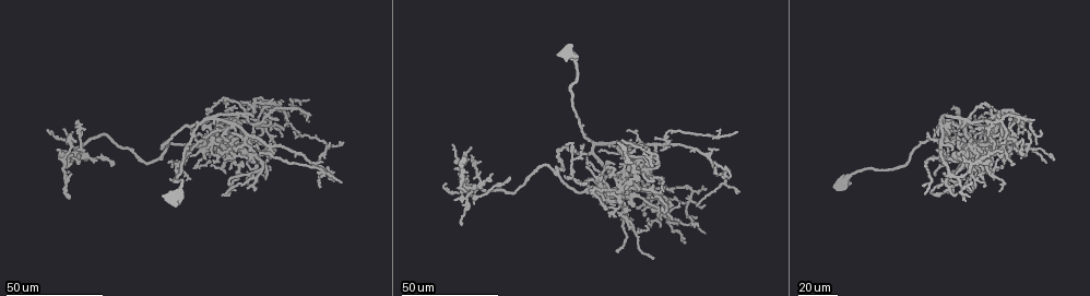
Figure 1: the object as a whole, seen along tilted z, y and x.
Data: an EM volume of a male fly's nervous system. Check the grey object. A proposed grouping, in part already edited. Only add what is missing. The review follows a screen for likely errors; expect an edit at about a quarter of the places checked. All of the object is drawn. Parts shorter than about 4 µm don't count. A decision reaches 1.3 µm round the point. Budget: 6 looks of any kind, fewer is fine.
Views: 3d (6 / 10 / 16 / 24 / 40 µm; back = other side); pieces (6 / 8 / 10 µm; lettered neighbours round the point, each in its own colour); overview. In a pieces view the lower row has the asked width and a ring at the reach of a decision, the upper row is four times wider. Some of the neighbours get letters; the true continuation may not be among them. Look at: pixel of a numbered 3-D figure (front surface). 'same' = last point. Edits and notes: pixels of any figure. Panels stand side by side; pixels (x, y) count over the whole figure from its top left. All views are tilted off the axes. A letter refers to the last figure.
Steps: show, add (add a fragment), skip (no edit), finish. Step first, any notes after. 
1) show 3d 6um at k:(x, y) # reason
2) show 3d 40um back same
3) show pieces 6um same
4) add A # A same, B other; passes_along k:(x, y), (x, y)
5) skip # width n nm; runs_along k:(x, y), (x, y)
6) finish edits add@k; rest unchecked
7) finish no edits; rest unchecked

show 3d 40um at 1:(639, 206) # tapers out

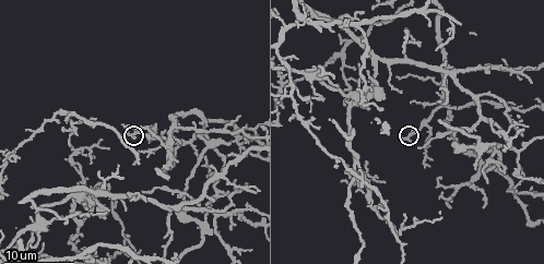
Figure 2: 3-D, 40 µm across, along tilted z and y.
show pieces 10um at 2:(400, 135)

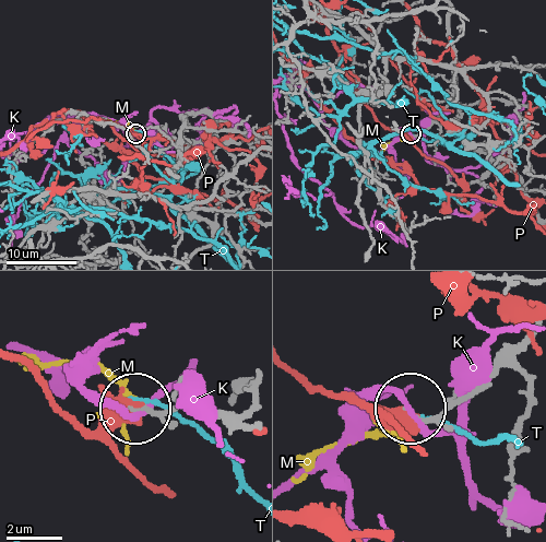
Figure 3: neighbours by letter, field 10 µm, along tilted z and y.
add M # width 180 nm; K other, M same, P other, T other; passes_along 3:(486, 377), (413, 428), (333, 443), (293, 482); the neuron continues

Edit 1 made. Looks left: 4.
show 3d 24um at 1:(217, 150) # tapers out

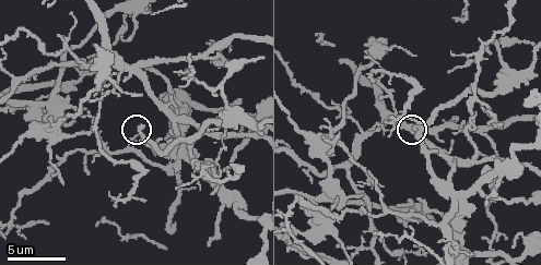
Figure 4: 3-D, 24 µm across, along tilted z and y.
show pieces 10um at 4:(141, 126)

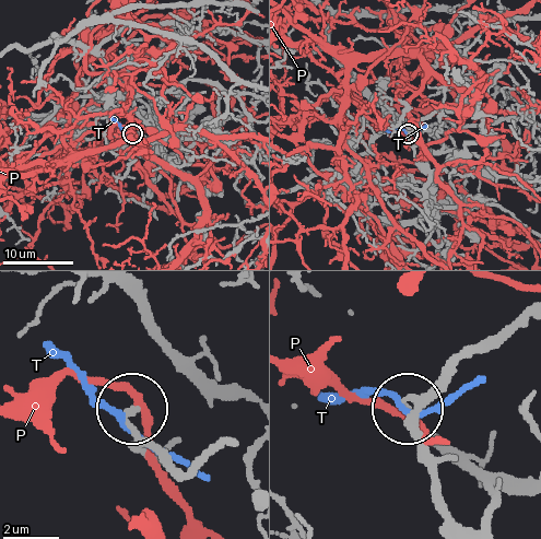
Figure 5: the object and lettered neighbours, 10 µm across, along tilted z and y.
skip # P other, T other; no lettered fragment goes on from it

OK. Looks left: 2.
show 3d 24um at 1:(950, 121) # branch stops here

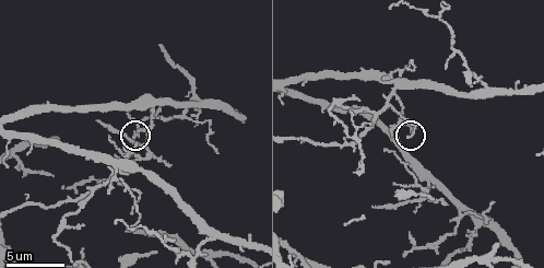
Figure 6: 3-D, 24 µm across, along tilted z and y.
show pieces 6um at 6:(134, 144)

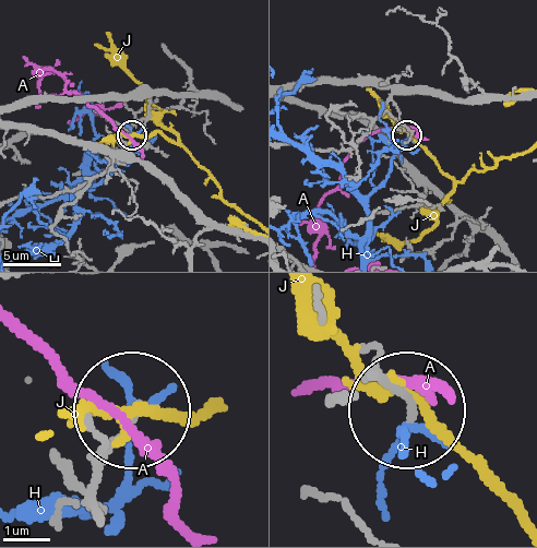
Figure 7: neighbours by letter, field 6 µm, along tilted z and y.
skip # A other, H other, J other; runs_along 7:(97, 509), (100, 460), (131, 413); none of them fits

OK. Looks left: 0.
finish edits add@3; rest unchecked

